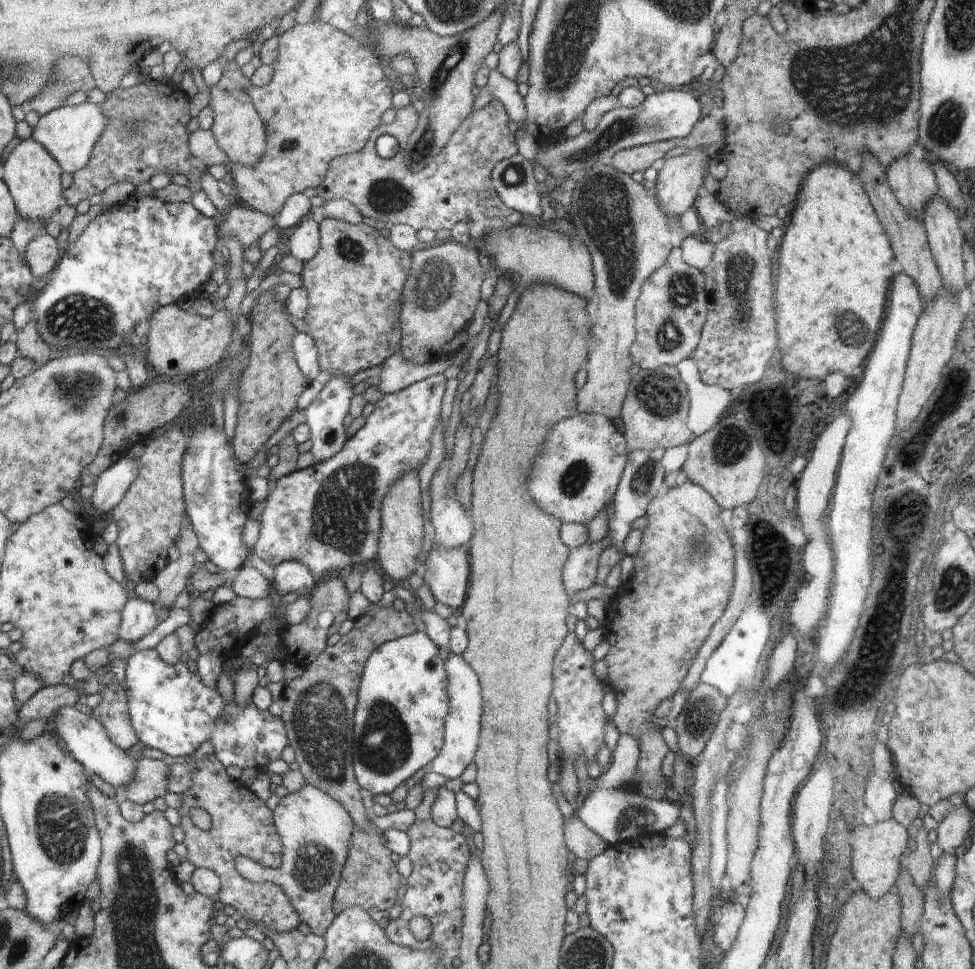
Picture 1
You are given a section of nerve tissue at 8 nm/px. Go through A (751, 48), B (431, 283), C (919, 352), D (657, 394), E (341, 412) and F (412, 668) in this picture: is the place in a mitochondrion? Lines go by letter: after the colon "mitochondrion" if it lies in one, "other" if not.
A: other
B: mitochondrion
C: other
D: mitochondrion
E: other
F: other

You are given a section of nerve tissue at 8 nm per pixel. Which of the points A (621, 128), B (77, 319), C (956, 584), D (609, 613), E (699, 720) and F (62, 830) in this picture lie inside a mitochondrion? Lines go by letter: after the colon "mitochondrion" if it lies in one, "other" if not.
A: mitochondrion
B: mitochondrion
C: mitochondrion
D: other
E: mitochondrion
F: mitochondrion

